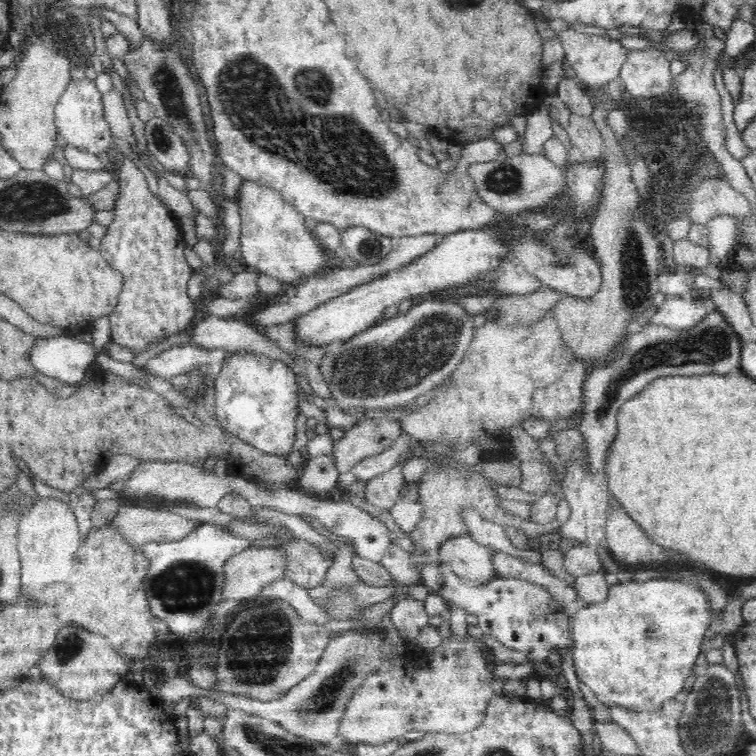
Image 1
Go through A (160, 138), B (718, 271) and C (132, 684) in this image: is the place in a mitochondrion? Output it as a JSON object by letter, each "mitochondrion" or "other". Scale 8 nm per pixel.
{"A":"mitochondrion","B":"other","C":"other"}

